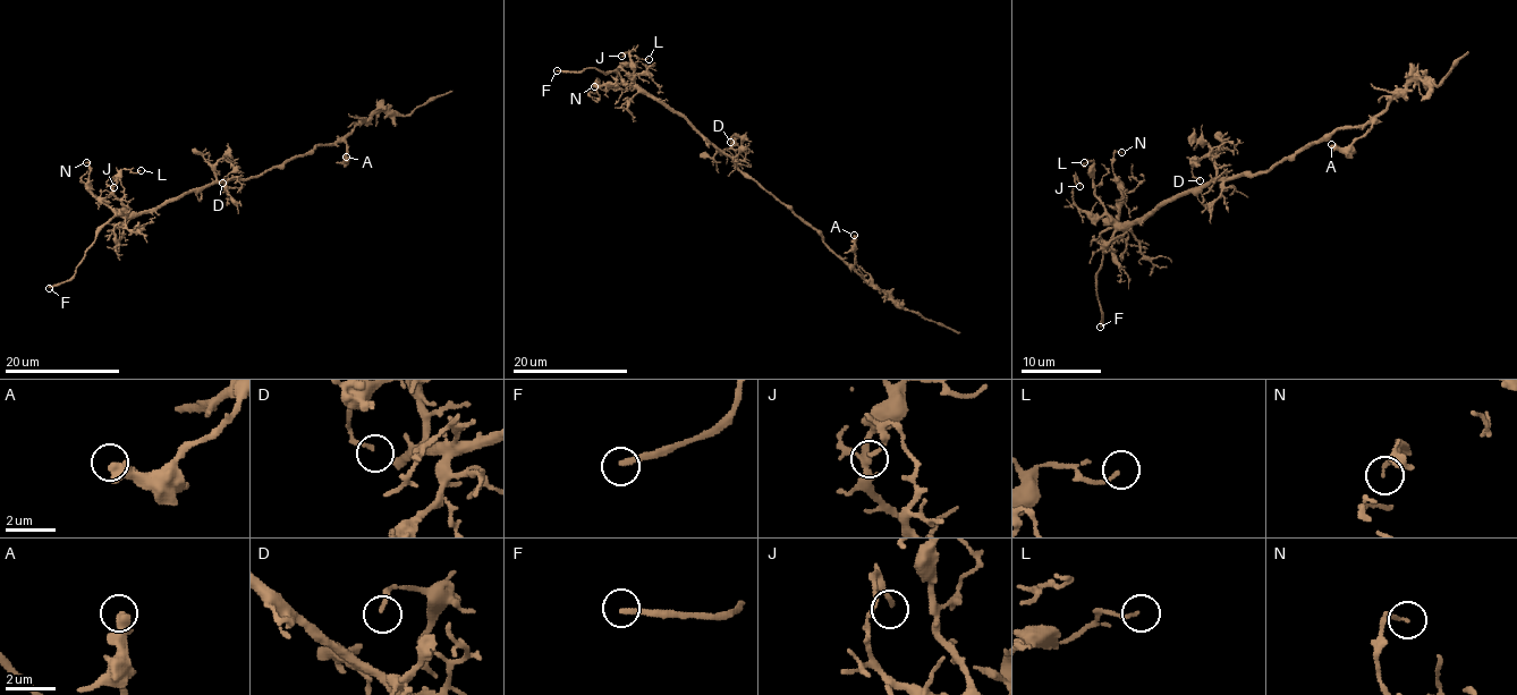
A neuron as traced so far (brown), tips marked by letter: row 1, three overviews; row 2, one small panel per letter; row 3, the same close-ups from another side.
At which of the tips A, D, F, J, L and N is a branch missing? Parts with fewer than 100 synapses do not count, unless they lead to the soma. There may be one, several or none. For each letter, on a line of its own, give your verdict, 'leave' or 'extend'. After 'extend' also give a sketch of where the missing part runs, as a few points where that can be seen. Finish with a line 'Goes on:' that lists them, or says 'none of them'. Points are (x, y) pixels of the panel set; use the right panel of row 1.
A: leave
D: leave
F: extend
J: leave
L: leave
N: leave
Goes on: F

